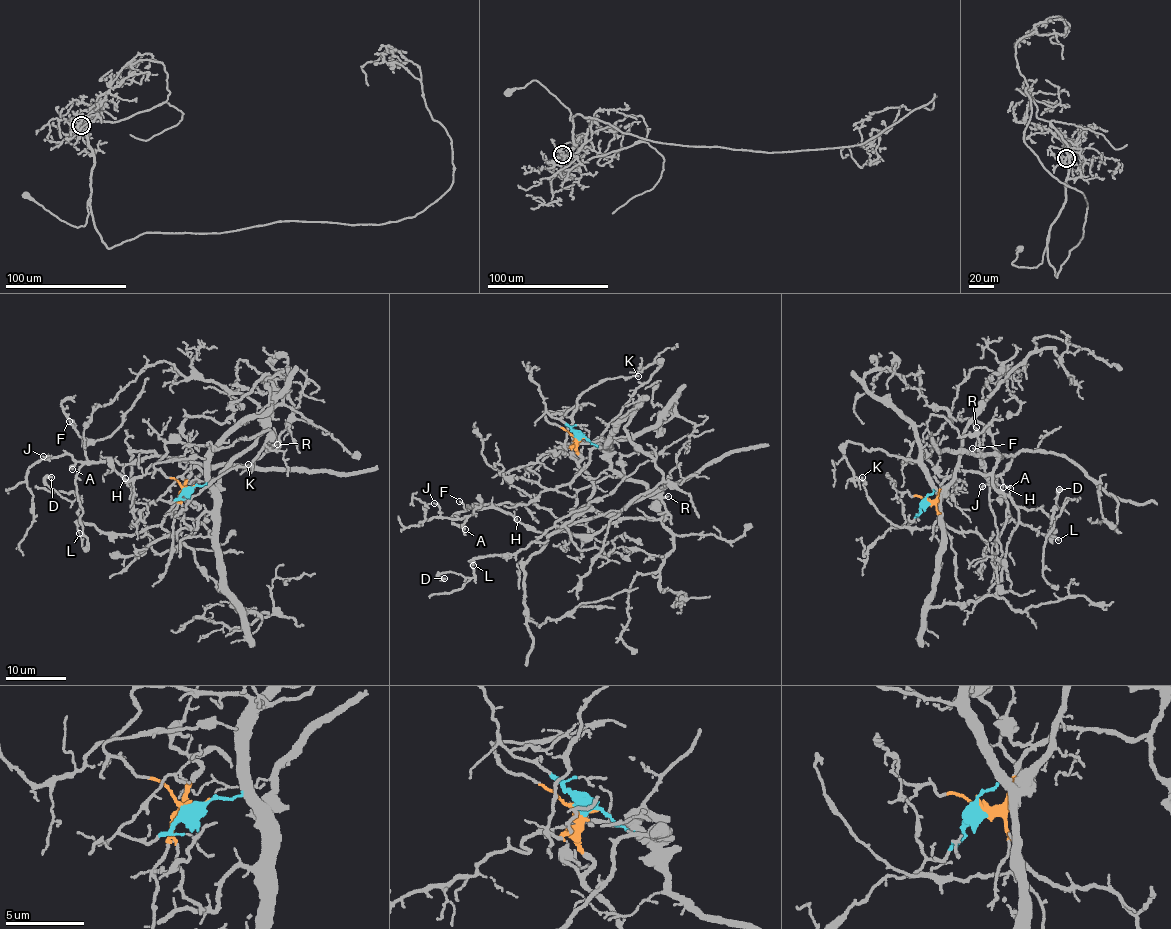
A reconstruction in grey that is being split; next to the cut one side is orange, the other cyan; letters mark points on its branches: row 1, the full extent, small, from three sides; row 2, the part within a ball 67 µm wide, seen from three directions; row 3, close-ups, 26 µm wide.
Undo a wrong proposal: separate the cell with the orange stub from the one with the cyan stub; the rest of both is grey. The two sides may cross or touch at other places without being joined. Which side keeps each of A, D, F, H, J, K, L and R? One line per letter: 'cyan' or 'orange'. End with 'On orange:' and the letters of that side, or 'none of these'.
A: orange
D: orange
F: orange
H: orange
J: orange
K: orange
L: orange
R: orange
On orange: A, D, F, H, J, K, L, R

